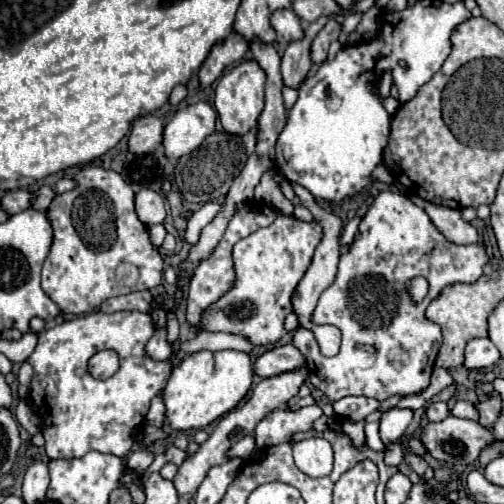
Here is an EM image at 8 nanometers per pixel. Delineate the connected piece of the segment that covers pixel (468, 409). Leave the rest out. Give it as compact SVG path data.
M456 401L452 409L454 417L464 417L464 419L476 419L476 407L468 401Z

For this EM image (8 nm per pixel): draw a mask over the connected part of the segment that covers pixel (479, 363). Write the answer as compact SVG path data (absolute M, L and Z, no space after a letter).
M488 337L468 341L464 367L468 367L468 369L490 369L492 365L498 363L498 359L500 359L500 351L496 349L496 345Z

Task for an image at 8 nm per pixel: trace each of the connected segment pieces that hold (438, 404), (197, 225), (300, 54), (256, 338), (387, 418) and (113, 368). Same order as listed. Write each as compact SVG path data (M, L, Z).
M432 401L428 403L426 407L426 417L428 421L440 421L440 419L446 419L450 413L448 413L448 407L444 401Z
M206 203L190 217L188 229L186 229L186 241L190 245L194 245L198 241L198 235L202 231L202 227L212 221L212 217L218 213L218 209L220 209L220 203Z
M320 17L314 23L302 23L304 37L298 41L292 41L286 47L282 55L282 77L288 87L300 87L300 83L306 79L306 73L312 65L310 45L326 23L328 23L328 17Z
M278 215L272 225L240 239L232 249L236 273L234 285L228 293L204 309L200 329L242 335L252 345L276 343L282 335L286 335L284 317L292 311L290 297L312 261L320 235L322 227L316 221L306 223L290 215Z
M394 407L394 409L384 411L380 417L380 437L386 443L398 441L404 435L410 421L412 421L412 409Z
M98 351L88 361L88 373L96 379L108 379L118 371L116 351Z

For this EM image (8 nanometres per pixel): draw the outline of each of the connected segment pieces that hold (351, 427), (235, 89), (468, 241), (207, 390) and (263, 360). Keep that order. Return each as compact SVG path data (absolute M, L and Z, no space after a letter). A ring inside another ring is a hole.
M344 419L344 421L342 421L342 427L344 427L344 431L348 433L348 437L354 441L352 445L354 445L356 449L362 449L362 447L366 445L366 435L364 435L364 421L360 421L360 423L352 423L352 421Z
M254 59L242 61L232 71L220 77L214 95L214 107L226 131L232 131L232 135L244 135L258 123L260 111L264 109L264 83L266 83L266 73Z
M410 197L418 207L422 207L428 217L432 219L432 223L438 227L438 231L452 243L456 245L472 245L472 243L478 243L480 235L478 231L466 223L462 217L460 217L460 211L458 209L450 209L450 207L440 207L440 205L434 205L434 203L428 203L420 197Z
M200 351L190 355L172 369L172 375L164 387L166 421L174 431L198 431L208 427L212 421L236 407L240 399L248 393L252 385L252 361L248 353L242 351Z
M292 345L274 347L254 361L254 373L260 377L280 375L284 371L294 371L296 367L304 367L304 357Z

